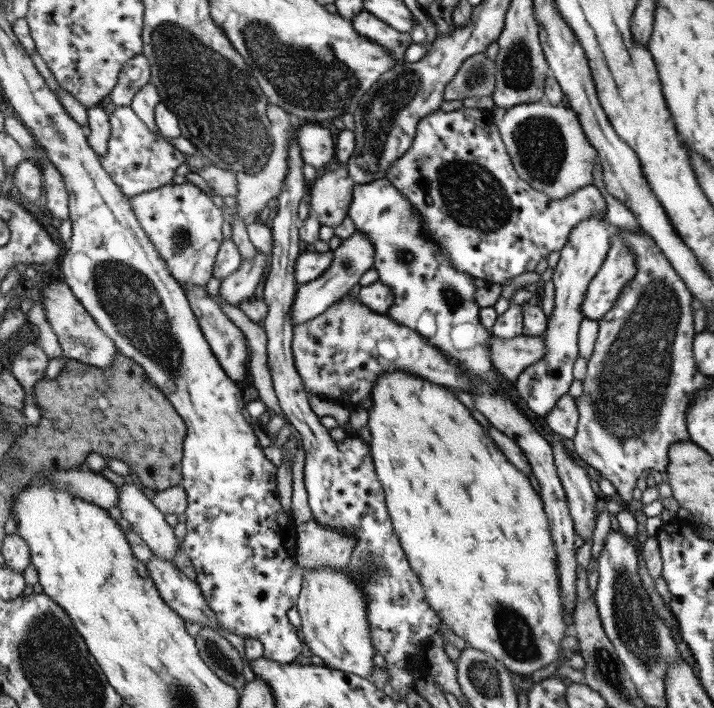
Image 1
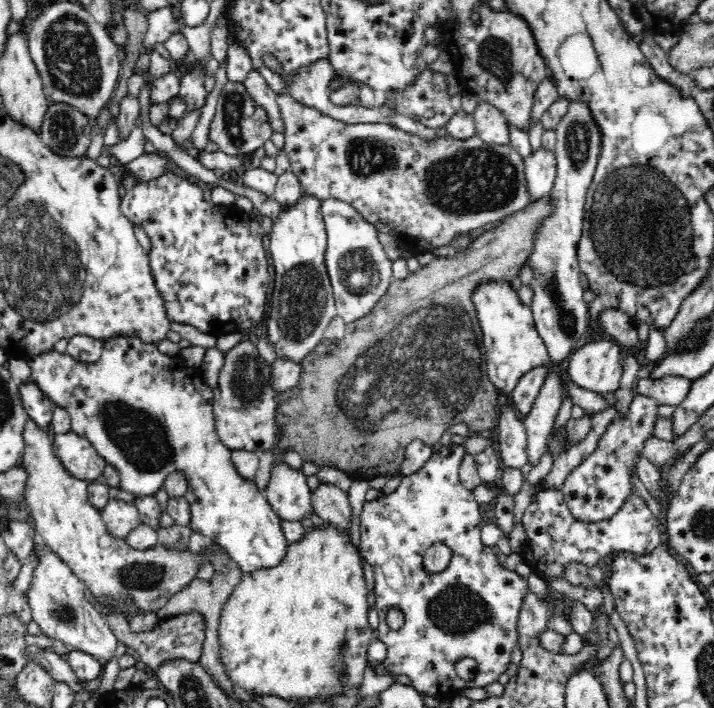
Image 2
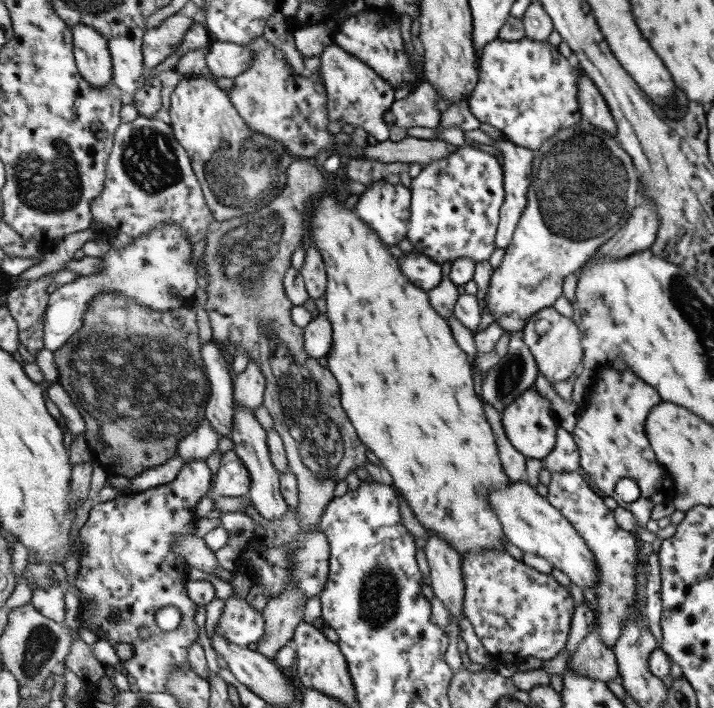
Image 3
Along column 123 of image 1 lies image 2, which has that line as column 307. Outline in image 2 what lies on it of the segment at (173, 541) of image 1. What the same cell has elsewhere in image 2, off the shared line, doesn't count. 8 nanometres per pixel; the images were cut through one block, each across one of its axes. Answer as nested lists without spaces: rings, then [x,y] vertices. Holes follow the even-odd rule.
[[[276,460],[272,466],[270,482],[264,495],[273,511],[290,522],[309,518],[314,510],[310,503],[311,491],[306,482],[307,476],[283,460]]]

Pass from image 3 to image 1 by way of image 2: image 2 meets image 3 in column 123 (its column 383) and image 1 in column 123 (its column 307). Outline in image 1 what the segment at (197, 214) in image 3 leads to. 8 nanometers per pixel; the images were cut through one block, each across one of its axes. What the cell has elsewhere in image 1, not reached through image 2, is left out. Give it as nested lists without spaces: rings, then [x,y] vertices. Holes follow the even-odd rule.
[[[117,106],[110,116],[112,131],[109,152],[102,157],[102,162],[122,192],[131,199],[169,185],[175,178],[175,170],[187,163],[188,155],[163,135],[151,132],[131,106]]]

